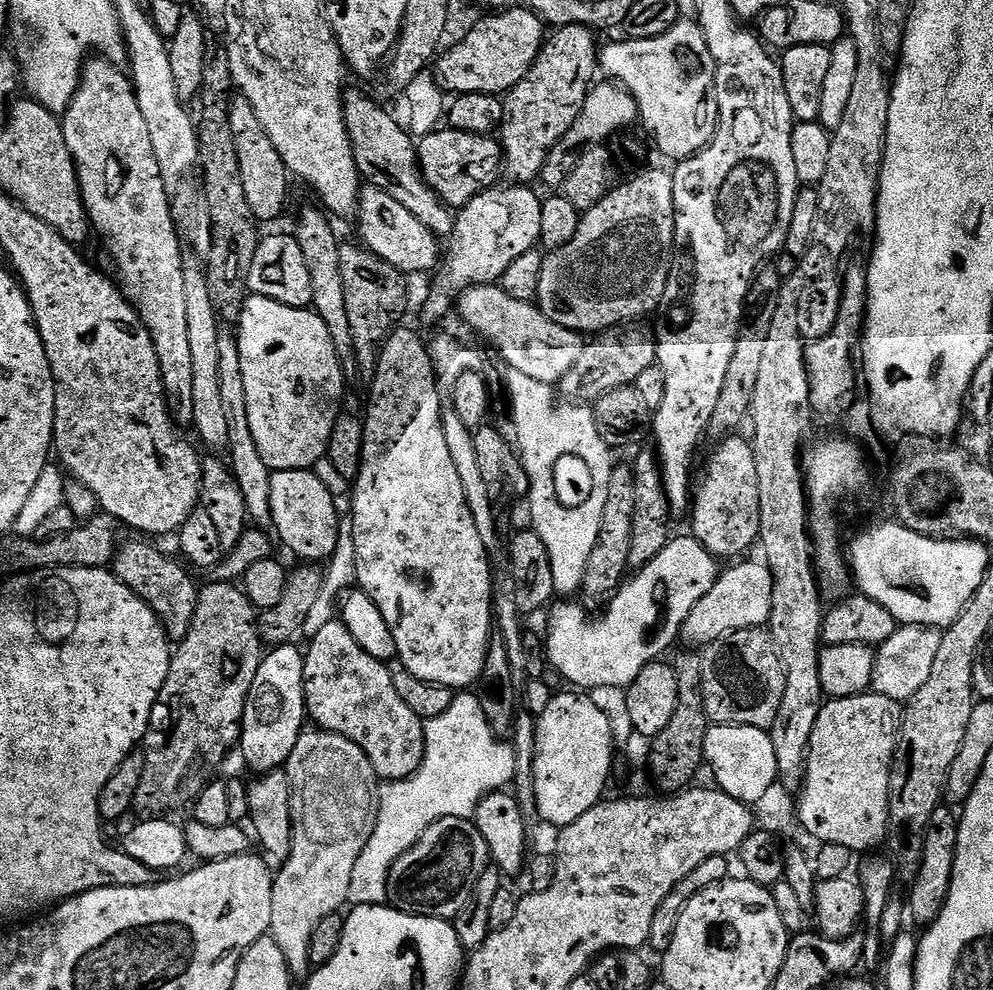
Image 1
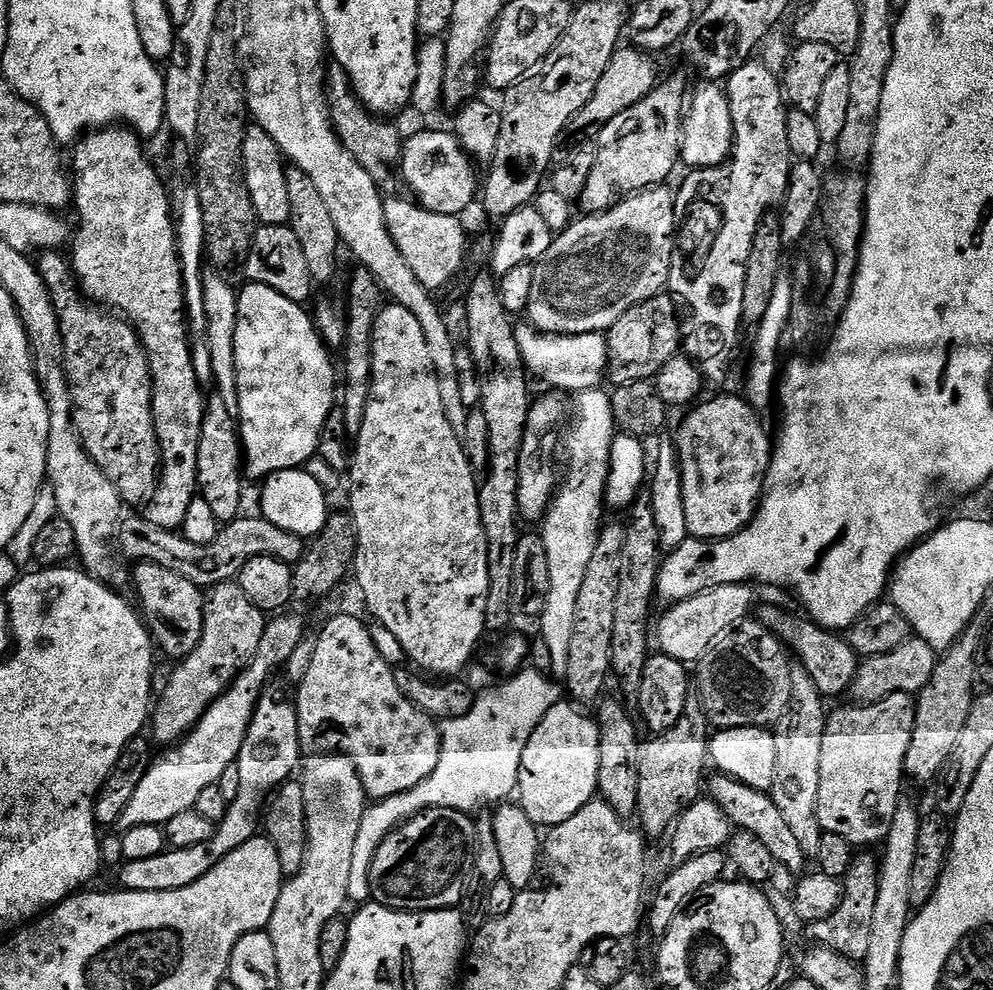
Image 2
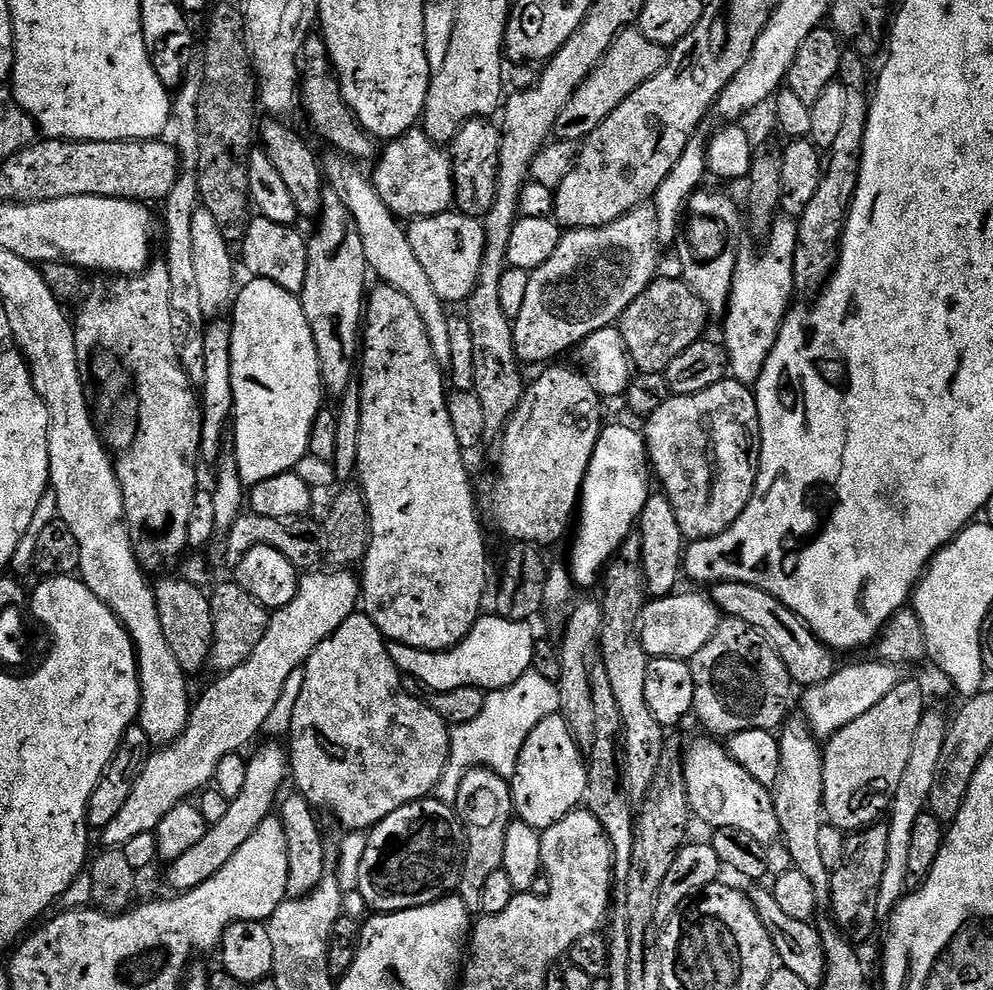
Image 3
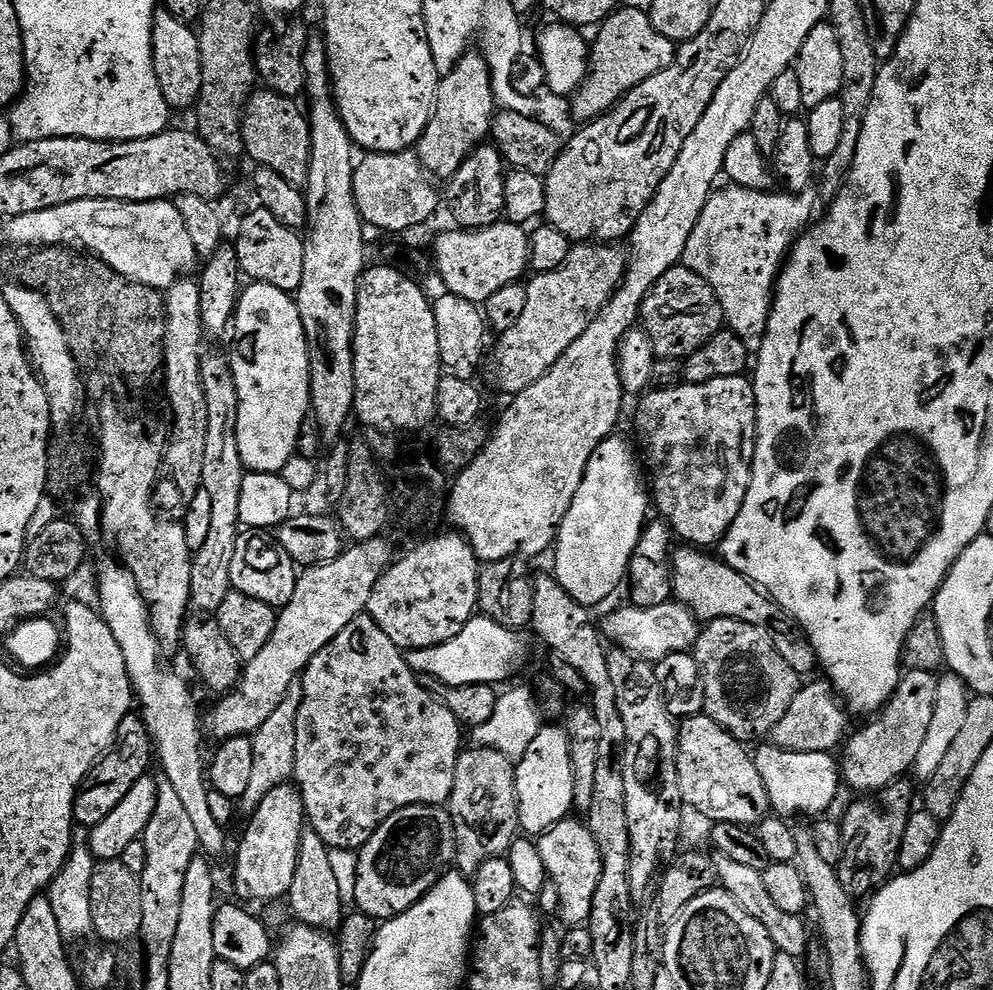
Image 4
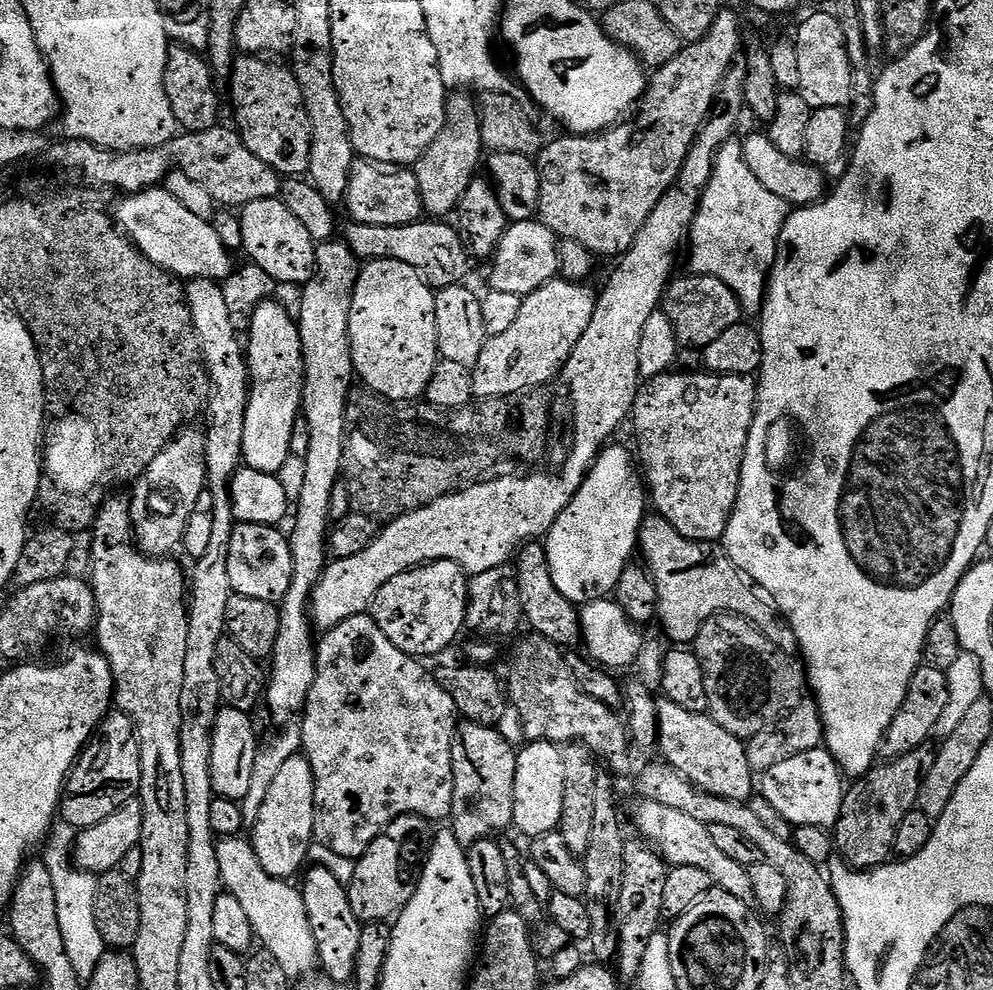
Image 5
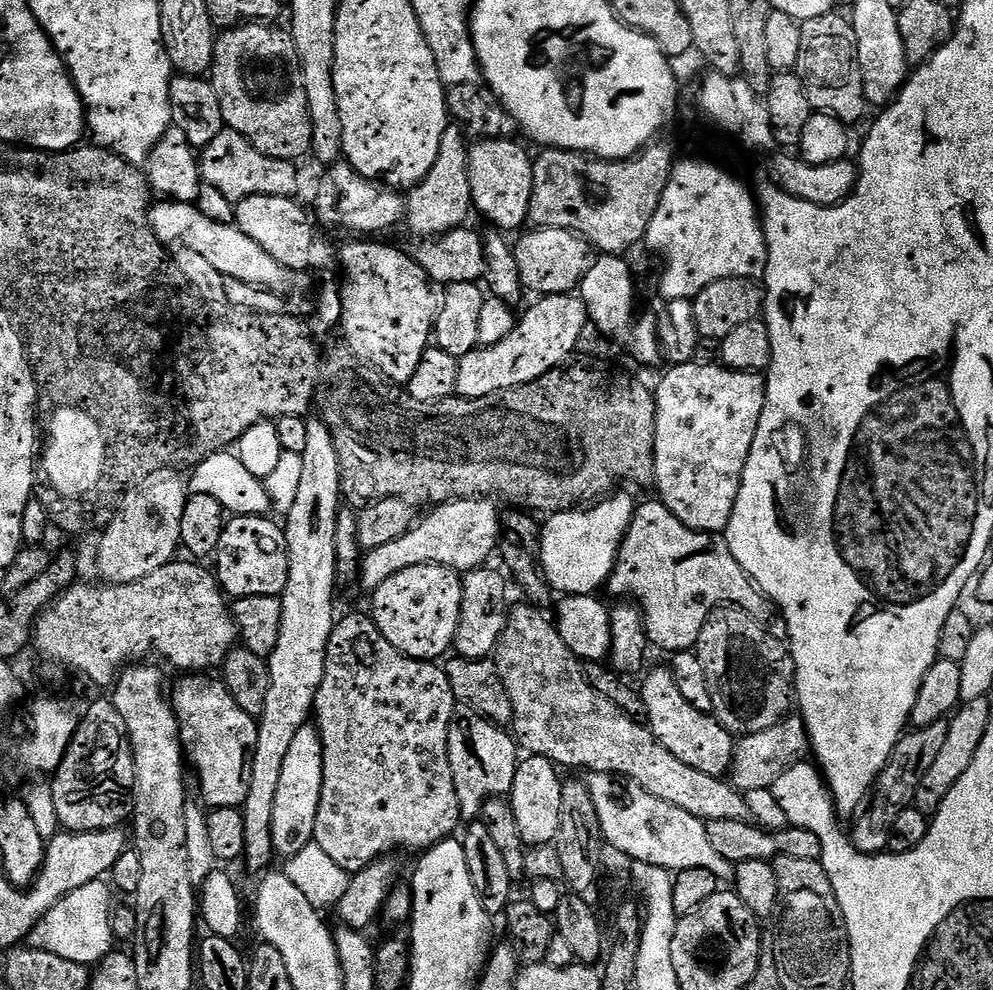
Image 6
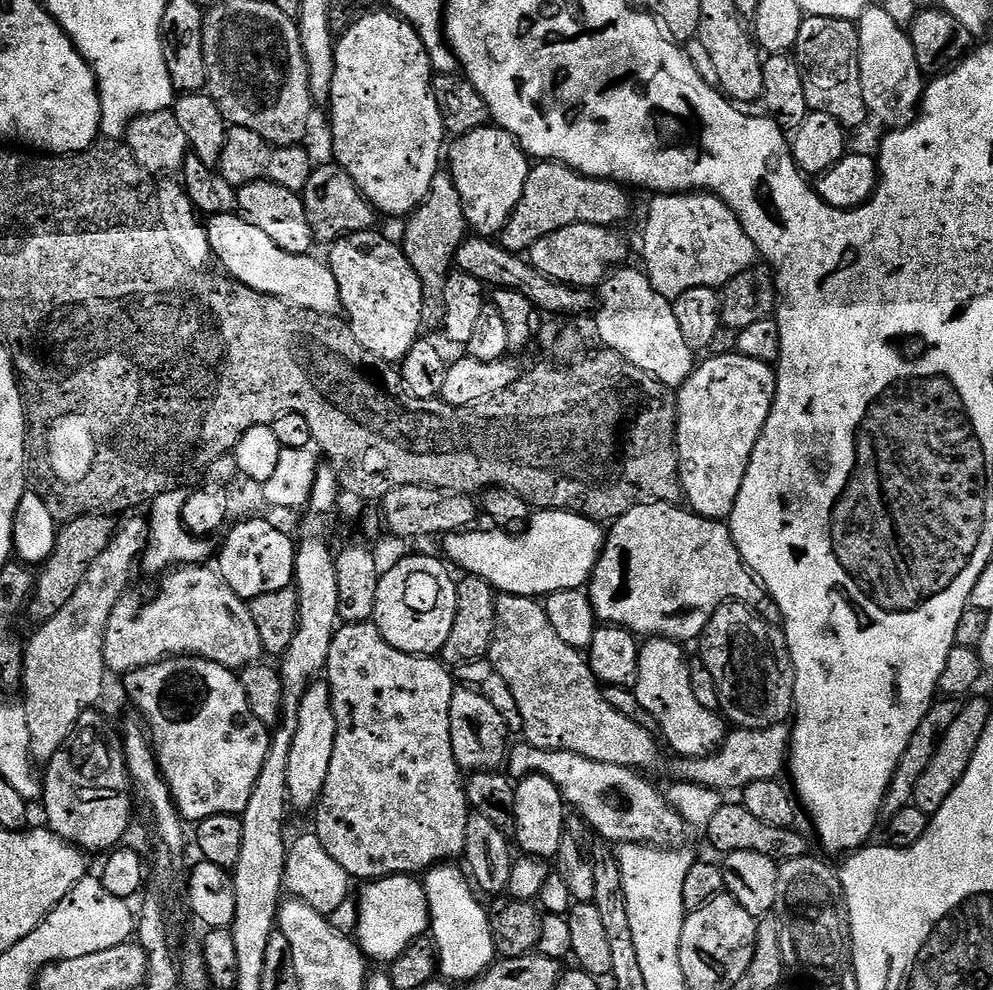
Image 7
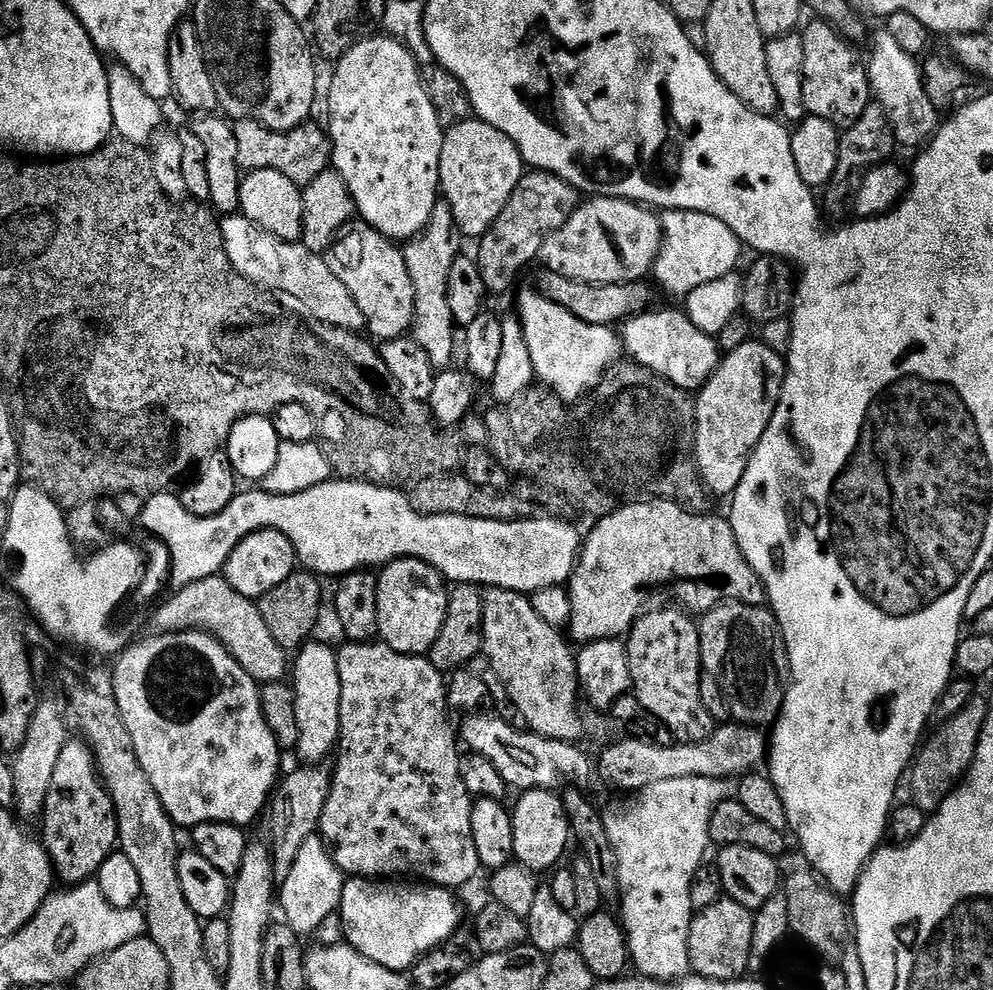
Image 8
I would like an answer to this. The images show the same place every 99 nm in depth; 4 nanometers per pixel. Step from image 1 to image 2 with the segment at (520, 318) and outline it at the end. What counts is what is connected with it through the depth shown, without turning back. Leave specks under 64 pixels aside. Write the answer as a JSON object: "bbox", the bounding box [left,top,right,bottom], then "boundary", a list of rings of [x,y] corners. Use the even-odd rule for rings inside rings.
{"bbox":[514,322,608,394],"boundary":[[[527,322],[517,323],[514,329],[525,369],[535,379],[537,376],[538,379],[545,380],[549,389],[559,390],[564,394],[579,394],[605,383],[608,370],[608,341],[605,333],[547,336],[544,332],[537,332]]]}

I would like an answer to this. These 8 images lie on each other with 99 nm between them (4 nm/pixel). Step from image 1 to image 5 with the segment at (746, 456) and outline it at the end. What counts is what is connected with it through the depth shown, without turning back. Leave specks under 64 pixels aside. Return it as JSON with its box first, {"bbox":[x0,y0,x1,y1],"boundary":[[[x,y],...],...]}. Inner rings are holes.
{"bbox":[630,370,758,541],"boundary":[[[672,370],[663,376],[651,377],[651,379],[641,387],[640,391],[637,392],[636,401],[632,407],[630,424],[636,427],[636,444],[640,447],[638,460],[642,465],[642,476],[646,481],[646,488],[650,493],[651,503],[652,500],[656,503],[655,511],[666,522],[670,522],[670,526],[674,526],[674,530],[678,530],[678,534],[682,534],[691,540],[723,541],[724,531],[730,522],[732,511],[738,498],[738,486],[740,485],[740,475],[742,474],[744,451],[746,450],[746,442],[750,438],[750,426],[754,422],[757,399],[758,384],[753,377],[715,376],[713,372],[707,370]]]}

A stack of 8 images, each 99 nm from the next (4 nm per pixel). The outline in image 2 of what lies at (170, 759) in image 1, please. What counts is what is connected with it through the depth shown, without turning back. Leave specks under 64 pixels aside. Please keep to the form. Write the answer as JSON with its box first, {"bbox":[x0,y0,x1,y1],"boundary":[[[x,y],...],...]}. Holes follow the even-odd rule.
{"bbox":[150,583,266,746],"boundary":[[[239,583],[219,584],[204,592],[204,621],[202,638],[198,646],[175,665],[168,676],[164,690],[150,712],[151,739],[160,746],[175,746],[191,732],[206,714],[208,707],[240,677],[241,672],[258,654],[258,642],[262,642],[266,614],[250,598]]]}

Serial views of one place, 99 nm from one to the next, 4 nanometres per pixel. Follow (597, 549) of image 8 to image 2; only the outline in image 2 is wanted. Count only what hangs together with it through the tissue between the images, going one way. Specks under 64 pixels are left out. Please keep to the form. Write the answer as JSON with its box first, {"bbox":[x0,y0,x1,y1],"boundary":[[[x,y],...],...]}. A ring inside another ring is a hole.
{"bbox":[758,608,858,698],"boundary":[[[776,608],[762,609],[758,613],[758,619],[771,632],[776,633],[781,641],[786,642],[791,655],[808,671],[814,686],[818,686],[821,696],[831,698],[831,696],[840,696],[843,692],[845,695],[851,689],[856,677],[858,657],[843,635],[827,628],[821,628],[819,624],[808,618],[792,624],[791,618]]]}

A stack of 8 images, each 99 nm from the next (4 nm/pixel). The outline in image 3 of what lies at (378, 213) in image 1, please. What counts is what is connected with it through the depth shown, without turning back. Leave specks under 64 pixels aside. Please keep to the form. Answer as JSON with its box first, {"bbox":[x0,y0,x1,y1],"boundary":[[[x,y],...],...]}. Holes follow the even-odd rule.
{"bbox":[406,210,486,305],"boundary":[[[449,210],[437,216],[427,216],[413,220],[406,228],[410,246],[414,246],[414,258],[426,270],[434,294],[445,305],[463,305],[478,282],[478,270],[482,266],[482,254],[486,246],[486,234],[483,223],[475,216],[463,216],[462,213]]]}

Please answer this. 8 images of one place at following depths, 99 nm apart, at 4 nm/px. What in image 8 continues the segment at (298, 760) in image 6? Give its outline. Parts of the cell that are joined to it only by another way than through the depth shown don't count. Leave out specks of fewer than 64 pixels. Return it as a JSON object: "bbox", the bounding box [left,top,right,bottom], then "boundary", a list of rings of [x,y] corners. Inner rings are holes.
{"bbox":[290,642,342,765],"boundary":[[[309,642],[299,649],[290,668],[294,715],[298,718],[298,746],[295,751],[304,759],[301,761],[309,765],[327,761],[327,756],[331,757],[337,751],[340,742],[342,678],[338,678],[337,649],[316,643]]]}

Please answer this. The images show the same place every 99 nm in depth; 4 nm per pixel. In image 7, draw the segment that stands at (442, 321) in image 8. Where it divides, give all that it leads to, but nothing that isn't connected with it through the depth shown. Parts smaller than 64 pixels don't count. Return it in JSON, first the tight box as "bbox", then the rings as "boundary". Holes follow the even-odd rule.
{"bbox":[402,170,470,321],"boundary":[[[441,170],[434,174],[434,182],[430,182],[430,194],[426,194],[426,198],[416,207],[415,212],[407,217],[405,224],[408,225],[404,228],[402,247],[410,266],[414,266],[414,274],[418,274],[418,282],[422,282],[424,315],[429,321],[439,321],[444,314],[444,295],[446,294],[448,275],[453,272],[458,250],[470,232],[466,214],[462,210],[462,198],[458,196],[458,186],[454,184],[451,172]]]}

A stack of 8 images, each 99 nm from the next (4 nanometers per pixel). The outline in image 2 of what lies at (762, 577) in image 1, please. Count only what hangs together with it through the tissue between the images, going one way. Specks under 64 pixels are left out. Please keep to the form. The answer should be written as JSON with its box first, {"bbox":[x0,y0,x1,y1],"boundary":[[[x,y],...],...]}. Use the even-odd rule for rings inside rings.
{"bbox":[654,584,752,666],"boundary":[[[723,584],[714,586],[705,592],[699,592],[697,596],[691,596],[685,600],[675,601],[672,608],[660,620],[660,625],[655,625],[654,640],[660,643],[659,651],[665,656],[681,660],[685,666],[692,666],[699,662],[706,654],[706,650],[712,647],[725,632],[736,627],[742,620],[749,619],[752,608],[752,592],[748,584]]]}

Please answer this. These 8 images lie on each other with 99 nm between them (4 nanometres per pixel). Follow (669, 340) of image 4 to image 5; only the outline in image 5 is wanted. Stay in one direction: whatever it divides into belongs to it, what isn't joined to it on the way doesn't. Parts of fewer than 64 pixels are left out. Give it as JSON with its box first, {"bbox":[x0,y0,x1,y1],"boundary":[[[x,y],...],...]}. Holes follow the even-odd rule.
{"bbox":[662,274,742,350],"boundary":[[[687,274],[679,280],[673,279],[668,285],[662,301],[662,311],[670,318],[676,331],[677,341],[692,350],[703,350],[722,330],[730,330],[730,326],[741,323],[742,309],[740,300],[734,290],[726,286],[724,280],[713,276]]]}

